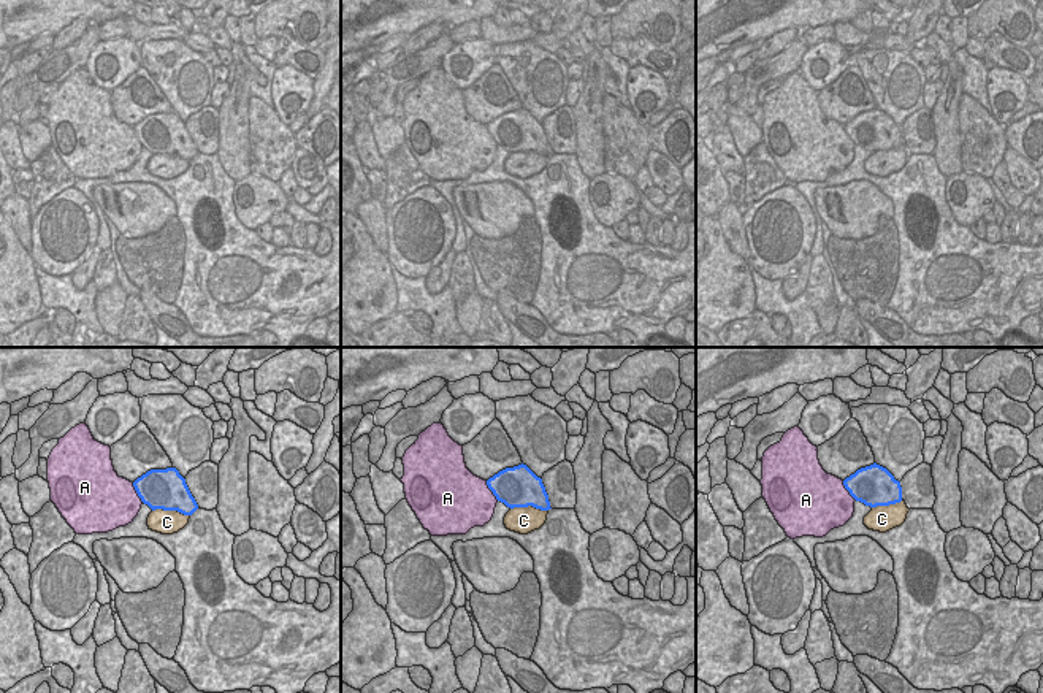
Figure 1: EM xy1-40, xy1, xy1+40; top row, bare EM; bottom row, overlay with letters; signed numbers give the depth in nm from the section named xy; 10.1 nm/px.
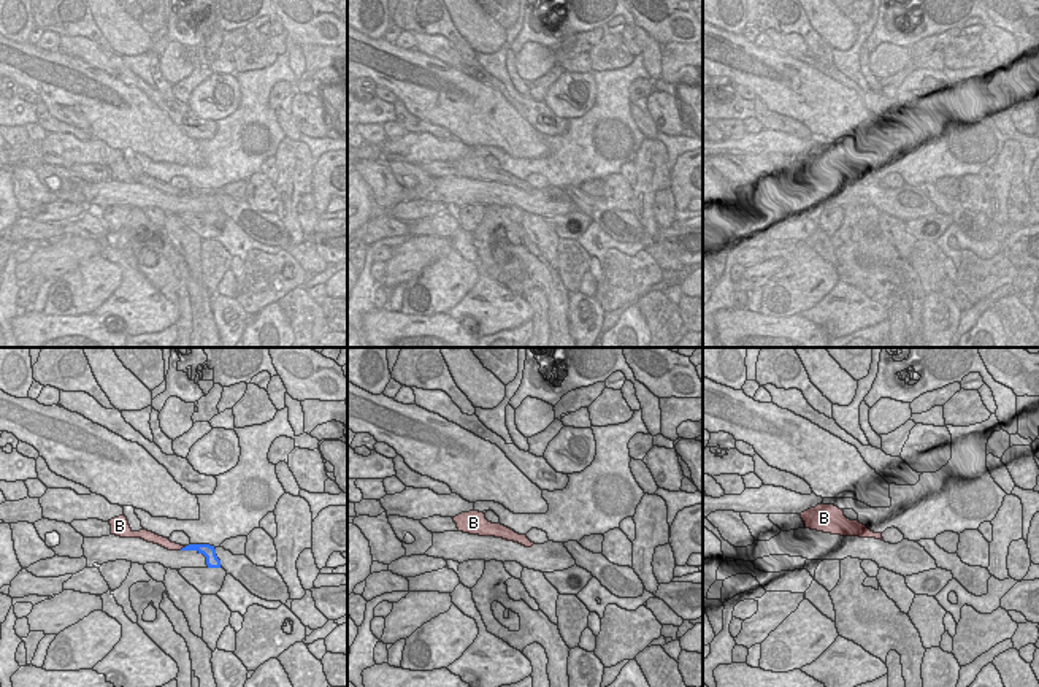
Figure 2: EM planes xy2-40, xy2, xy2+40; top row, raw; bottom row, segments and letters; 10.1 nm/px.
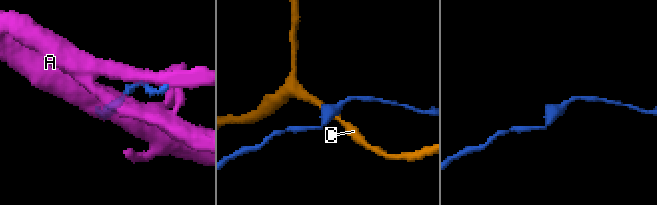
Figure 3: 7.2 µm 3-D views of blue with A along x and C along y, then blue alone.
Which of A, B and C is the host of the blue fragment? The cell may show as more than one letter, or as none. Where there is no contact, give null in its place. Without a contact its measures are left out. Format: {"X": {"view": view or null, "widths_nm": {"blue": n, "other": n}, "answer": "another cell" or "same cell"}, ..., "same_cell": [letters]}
{"A": {"view": "xy1-40", "widths_nm": {"blue": 420, "other": 480}, "answer": "another cell"}, "B": {"view": "xy2-40", "widths_nm": {"blue": 120, "other": 100}, "answer": "same cell"}, "C": {"view": "xy1-40", "widths_nm": {"blue": 420, "other": 260}, "answer": "another cell"}, "same_cell": ["B"]}

